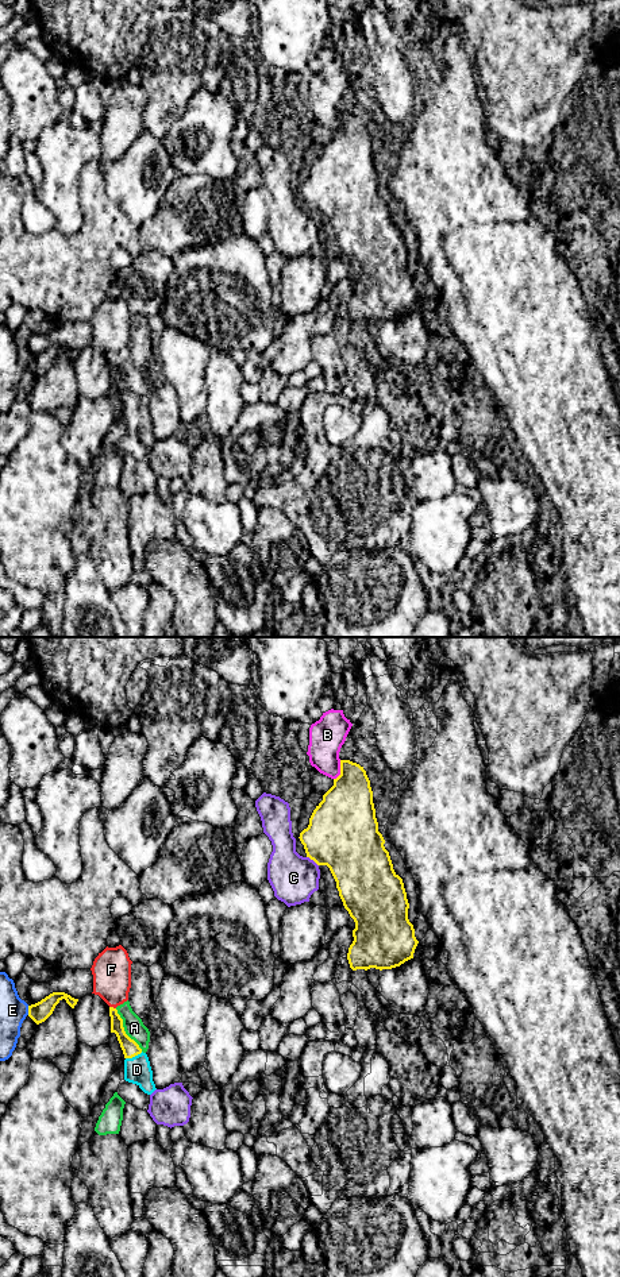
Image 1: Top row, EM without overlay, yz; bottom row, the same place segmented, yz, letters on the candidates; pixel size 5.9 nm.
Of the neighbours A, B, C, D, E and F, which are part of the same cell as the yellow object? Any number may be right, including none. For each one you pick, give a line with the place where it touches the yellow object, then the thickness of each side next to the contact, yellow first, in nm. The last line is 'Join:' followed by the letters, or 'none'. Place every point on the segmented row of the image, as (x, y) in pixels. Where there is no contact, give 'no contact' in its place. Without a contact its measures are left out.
D: contact yz (134, 1056); calibres 100 and 160 nm
Join: D

